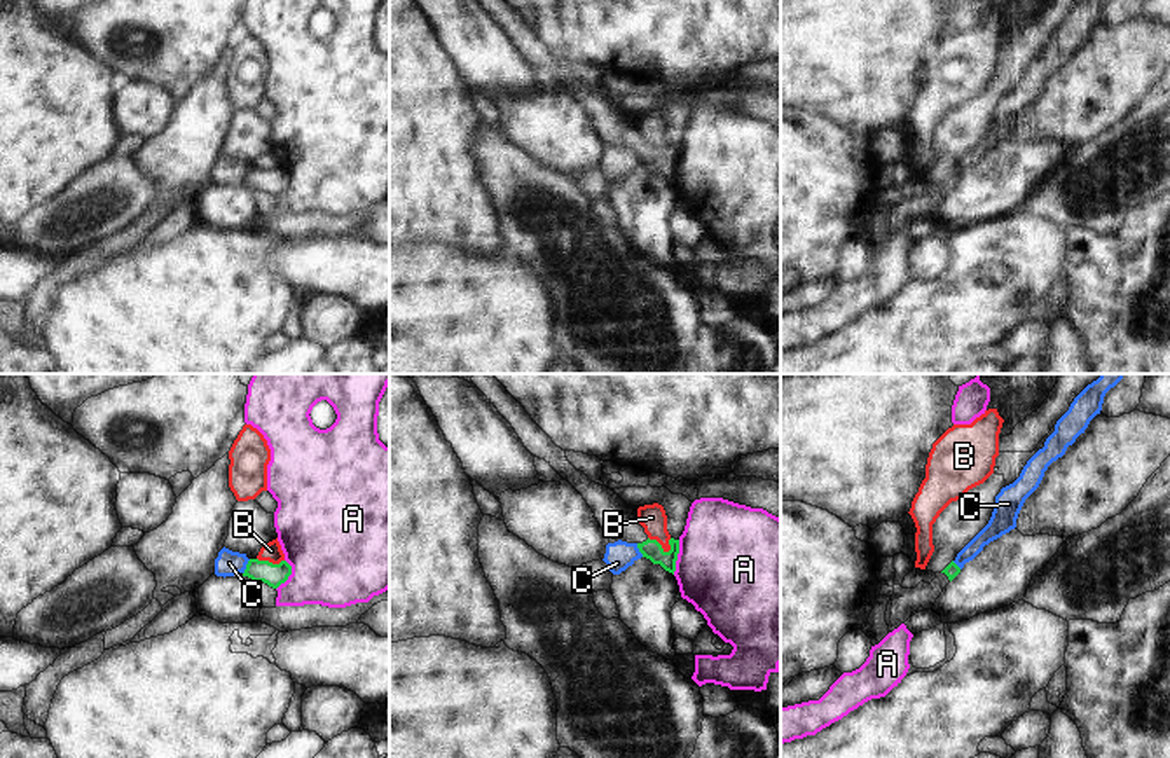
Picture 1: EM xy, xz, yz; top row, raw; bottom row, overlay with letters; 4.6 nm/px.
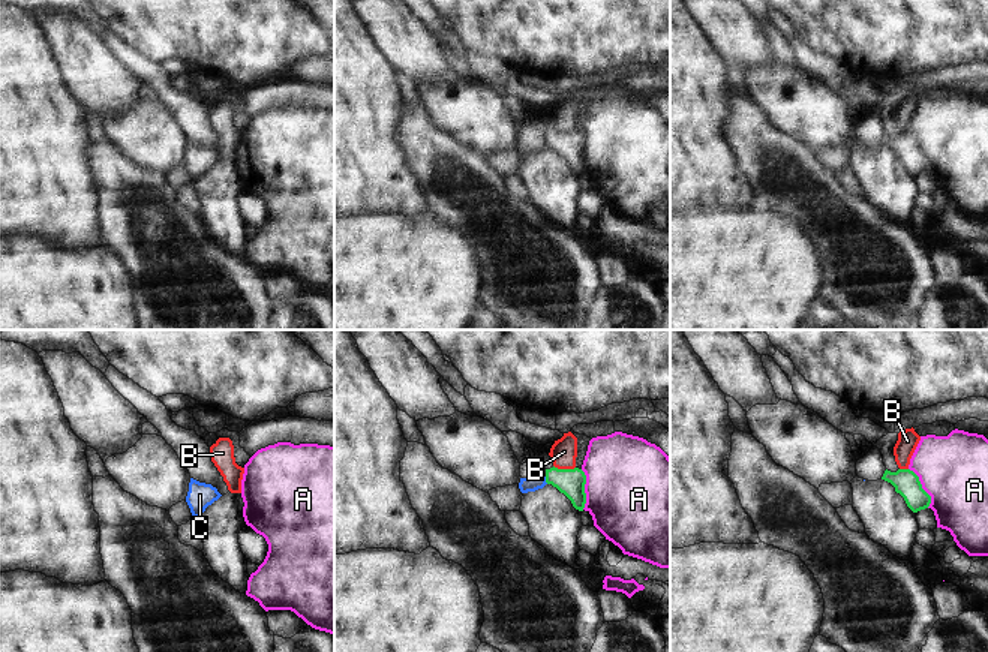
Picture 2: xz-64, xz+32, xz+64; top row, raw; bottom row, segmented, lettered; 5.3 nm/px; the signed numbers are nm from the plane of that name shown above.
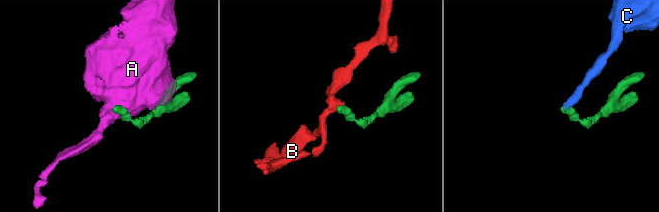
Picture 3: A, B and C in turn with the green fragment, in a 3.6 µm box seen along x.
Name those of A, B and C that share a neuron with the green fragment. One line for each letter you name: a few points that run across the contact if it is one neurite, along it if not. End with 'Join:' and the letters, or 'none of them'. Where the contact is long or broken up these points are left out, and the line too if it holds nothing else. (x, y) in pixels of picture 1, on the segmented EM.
Join: none of them

